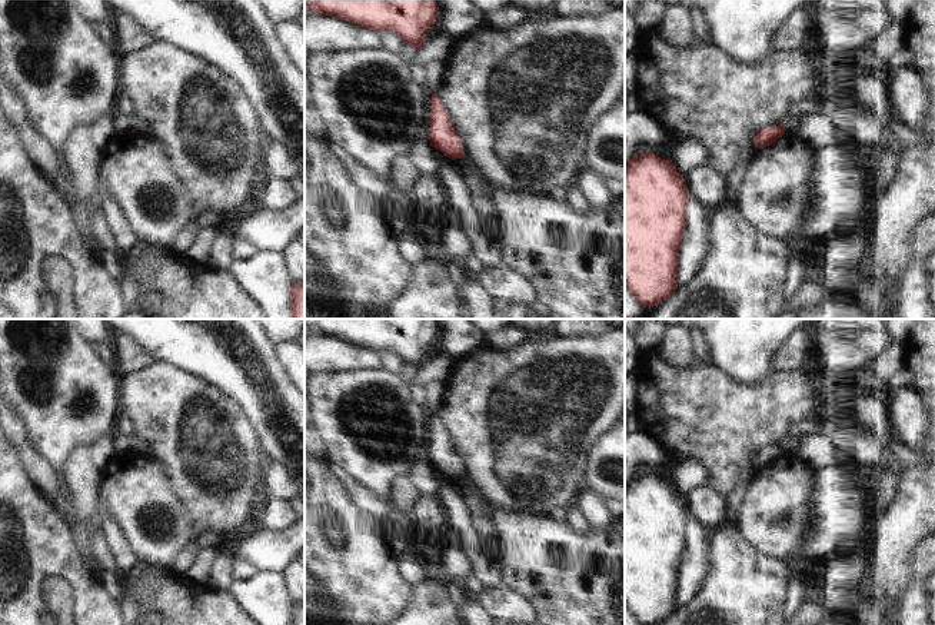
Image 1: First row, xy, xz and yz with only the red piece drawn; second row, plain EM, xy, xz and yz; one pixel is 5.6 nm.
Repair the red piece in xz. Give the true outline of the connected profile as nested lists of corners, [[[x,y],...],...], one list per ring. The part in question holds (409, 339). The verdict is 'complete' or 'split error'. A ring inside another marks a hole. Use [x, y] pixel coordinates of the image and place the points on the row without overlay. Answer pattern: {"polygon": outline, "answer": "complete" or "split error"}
{"polygon": [[[305,319],[312,333],[335,336],[370,350],[390,350],[419,370],[439,328],[435,319]]], "answer": "complete"}

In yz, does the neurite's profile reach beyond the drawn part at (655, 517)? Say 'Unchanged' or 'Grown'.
Unchanged.

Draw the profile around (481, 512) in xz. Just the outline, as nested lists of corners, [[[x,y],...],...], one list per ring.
[[[466,478],[455,479],[452,486],[463,498],[469,509],[472,526],[480,539],[482,553],[488,559],[496,562],[499,556],[499,541],[496,528],[492,522],[492,506],[478,493],[475,486]]]

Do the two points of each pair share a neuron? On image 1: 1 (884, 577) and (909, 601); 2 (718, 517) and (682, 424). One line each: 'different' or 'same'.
1: different
2: different

